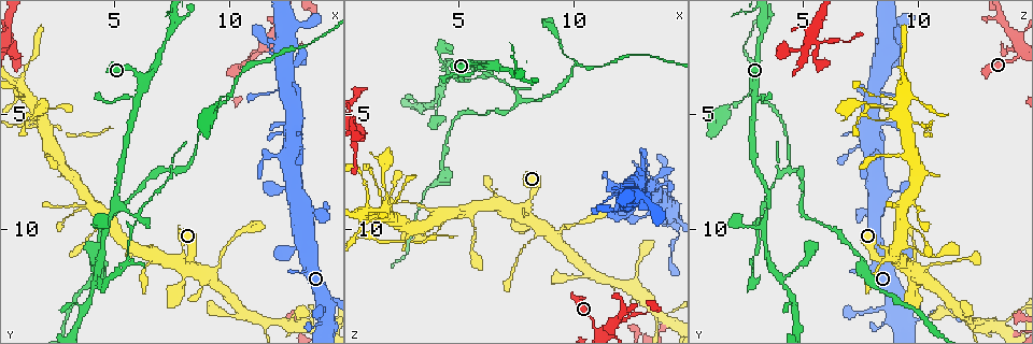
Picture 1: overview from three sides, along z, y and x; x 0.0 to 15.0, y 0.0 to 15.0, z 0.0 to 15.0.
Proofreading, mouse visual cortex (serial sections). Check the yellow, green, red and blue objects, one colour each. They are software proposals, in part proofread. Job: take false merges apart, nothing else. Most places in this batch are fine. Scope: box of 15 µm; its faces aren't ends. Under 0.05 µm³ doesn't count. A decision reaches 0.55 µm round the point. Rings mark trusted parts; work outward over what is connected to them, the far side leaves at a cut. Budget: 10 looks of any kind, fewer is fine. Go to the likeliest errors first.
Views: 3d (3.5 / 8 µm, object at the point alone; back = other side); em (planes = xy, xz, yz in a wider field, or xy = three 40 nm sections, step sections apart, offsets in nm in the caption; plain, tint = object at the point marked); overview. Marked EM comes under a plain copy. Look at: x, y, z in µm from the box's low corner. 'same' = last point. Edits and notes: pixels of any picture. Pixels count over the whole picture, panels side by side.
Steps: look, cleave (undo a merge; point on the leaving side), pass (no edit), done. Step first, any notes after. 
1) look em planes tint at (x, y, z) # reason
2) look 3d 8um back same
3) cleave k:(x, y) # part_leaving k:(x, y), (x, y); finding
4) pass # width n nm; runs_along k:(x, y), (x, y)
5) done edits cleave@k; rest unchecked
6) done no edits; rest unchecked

look 3d 3.5um at (5.9, 9.4, 3.4) # a fork

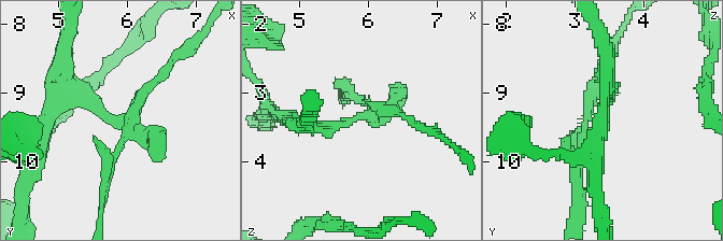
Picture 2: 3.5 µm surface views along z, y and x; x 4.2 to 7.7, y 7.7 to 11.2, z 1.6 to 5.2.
look em xy step 3 tint at (5.95, 9.45, 3.35)

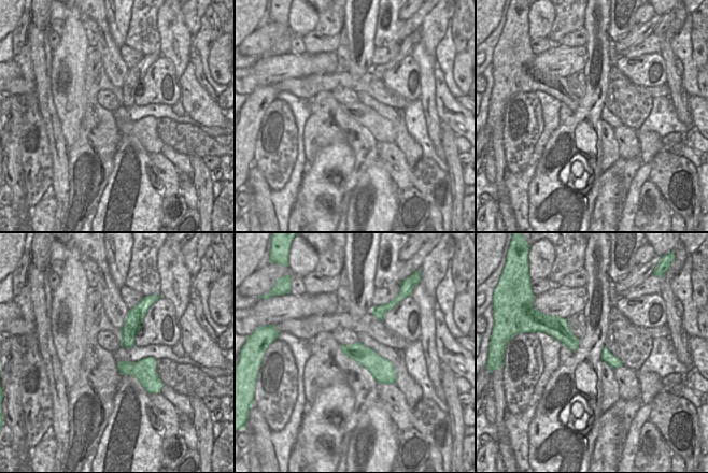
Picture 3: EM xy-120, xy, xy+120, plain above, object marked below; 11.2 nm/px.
cleave 2:(342, 91) # part_leaving 2:(356, 118), (377, 104), (415, 124); a second cell is stuck on

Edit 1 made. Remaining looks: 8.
look overview

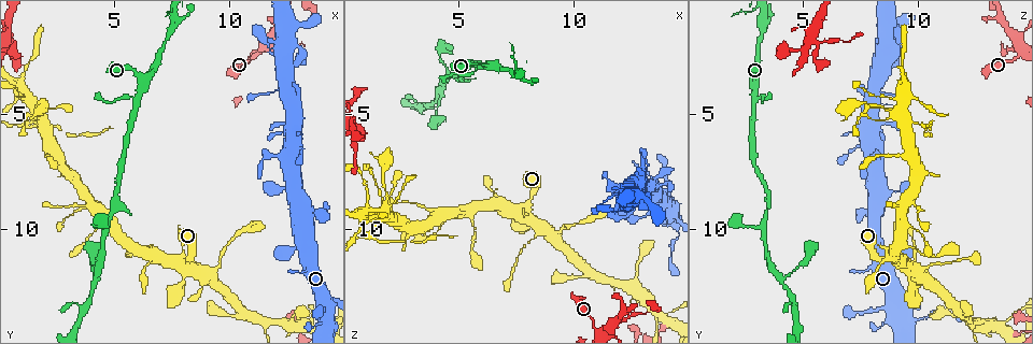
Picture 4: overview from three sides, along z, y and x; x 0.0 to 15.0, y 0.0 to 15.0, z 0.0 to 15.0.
look 3d 3.5um at (6.4, 3.3, 2.9) # abrupt turn

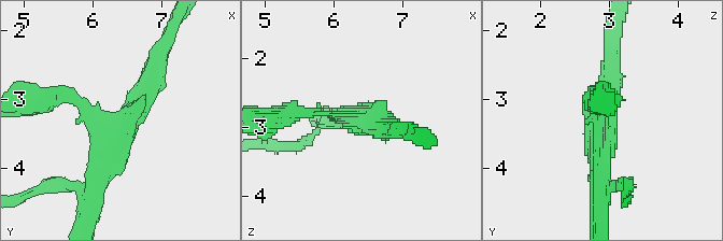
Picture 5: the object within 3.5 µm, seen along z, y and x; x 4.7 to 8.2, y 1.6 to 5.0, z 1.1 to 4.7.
look em xy step 2 tint at (6.40, 3.40, 2.90) # now the EM

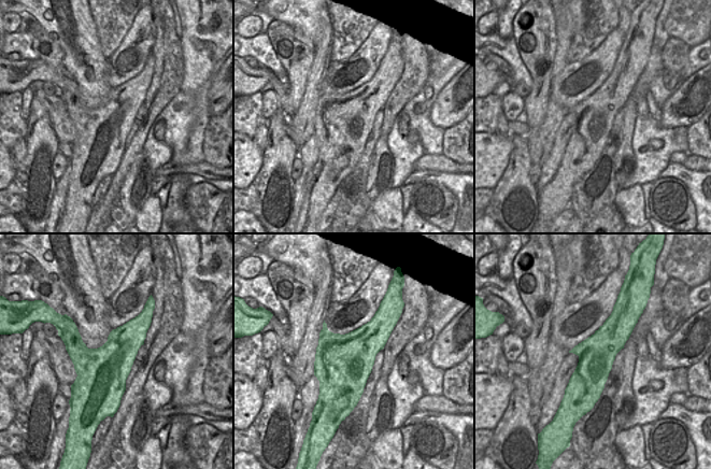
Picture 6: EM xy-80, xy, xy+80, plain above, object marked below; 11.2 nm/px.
pass # runs_along 5:(58, 96), (121, 126), (154, 67); all the same cell

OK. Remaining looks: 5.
look 3d 3.5um at (1.0, 5.4, 10.1) # abrupt turn

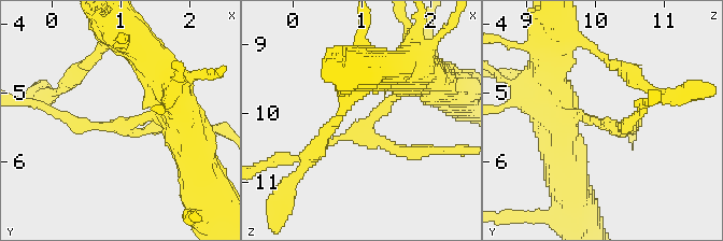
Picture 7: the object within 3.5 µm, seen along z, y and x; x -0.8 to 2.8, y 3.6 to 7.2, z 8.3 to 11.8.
look em xy step 5 tint at (1.10, 5.45, 10.20) # arms 3; arm_widths 150, 200, 300 nm

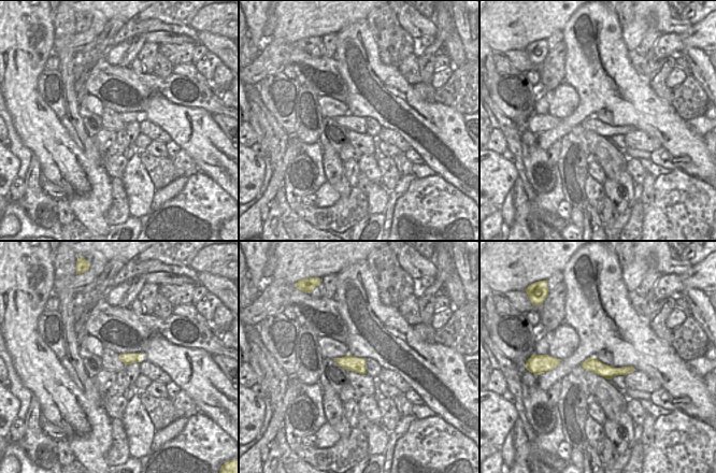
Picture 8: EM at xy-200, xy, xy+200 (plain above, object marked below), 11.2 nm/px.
cleave 7:(143, 131) # part_leaving 7:(390, 101), (367, 126), (370, 139), (423, 151); a second cell is stuck on

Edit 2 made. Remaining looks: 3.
look overview # redraw

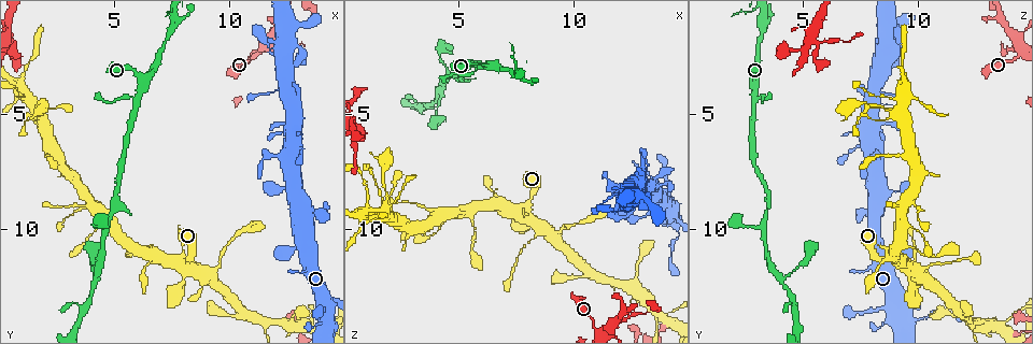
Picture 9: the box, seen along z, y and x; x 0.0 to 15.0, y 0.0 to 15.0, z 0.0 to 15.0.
look 3d 3.5um at (8.8, 11.9, 10.1) # four arms meet

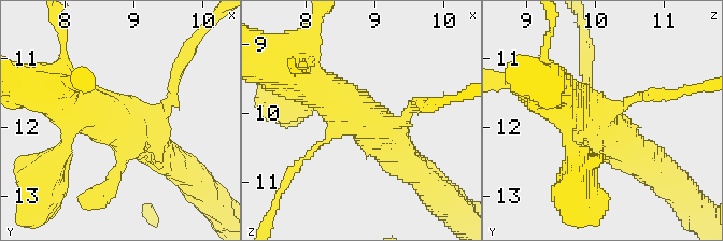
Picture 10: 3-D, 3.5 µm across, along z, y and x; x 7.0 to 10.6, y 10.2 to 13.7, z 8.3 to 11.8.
look em xy step 2 tint at (8.85, 11.95, 10.20)

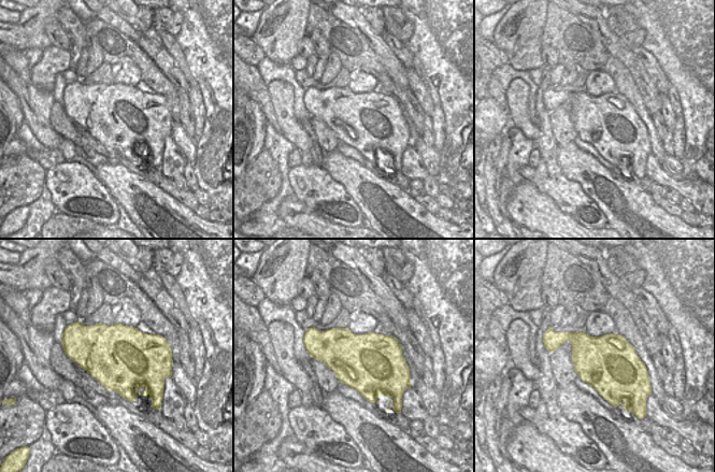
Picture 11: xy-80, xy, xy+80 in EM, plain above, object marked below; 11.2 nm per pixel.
pass # runs_along 10:(309, 82), (385, 139), (411, 167); continuous, no second cell

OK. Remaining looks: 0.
done edits cleave@2, cleave@7; rest unchecked

